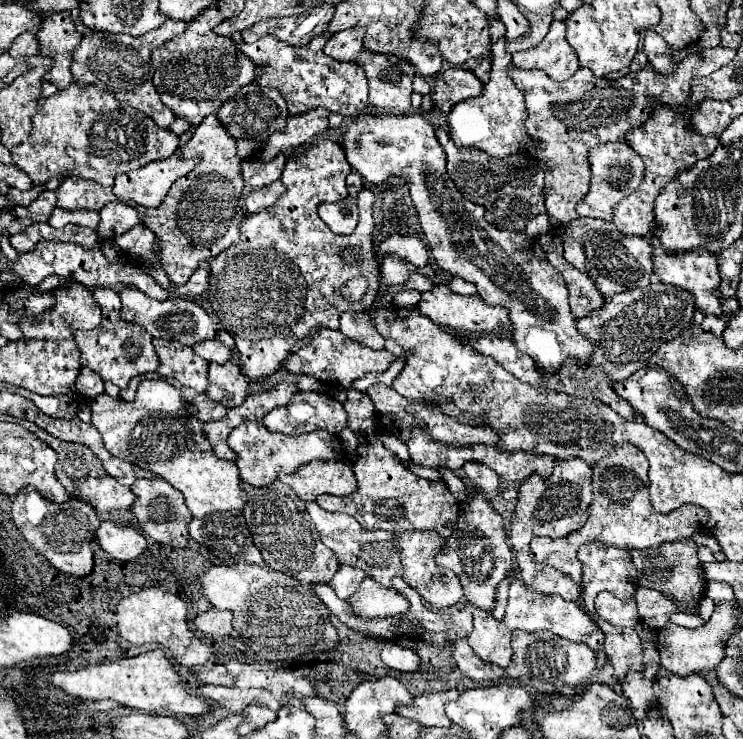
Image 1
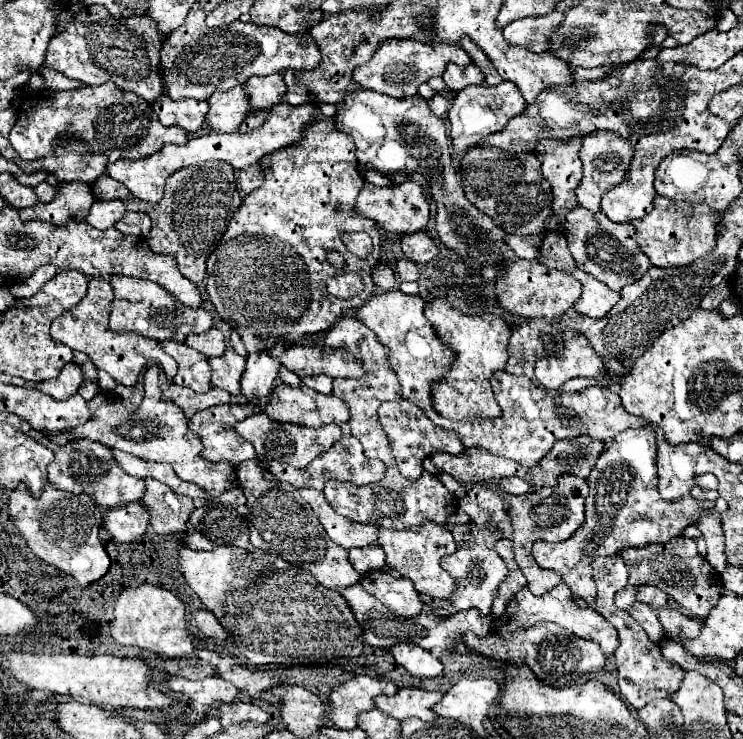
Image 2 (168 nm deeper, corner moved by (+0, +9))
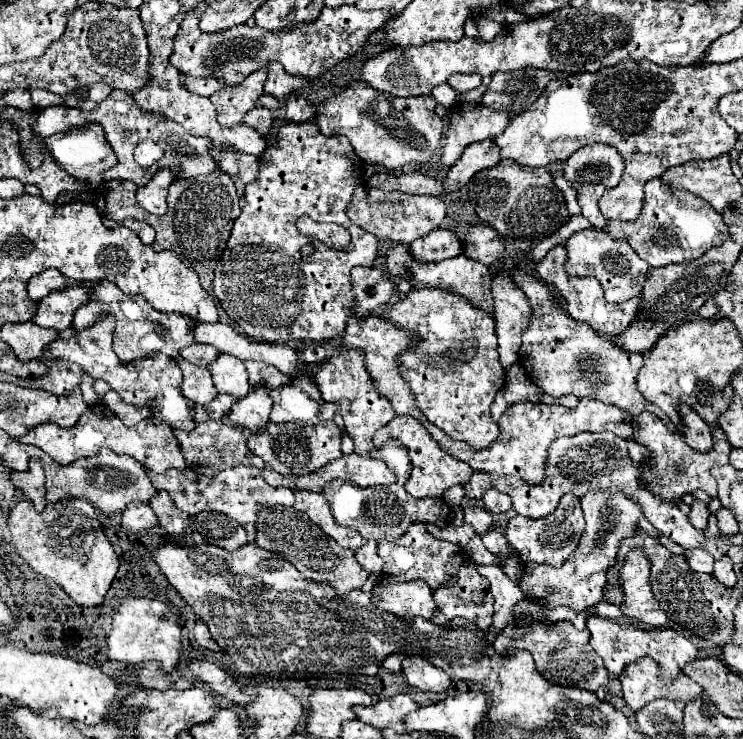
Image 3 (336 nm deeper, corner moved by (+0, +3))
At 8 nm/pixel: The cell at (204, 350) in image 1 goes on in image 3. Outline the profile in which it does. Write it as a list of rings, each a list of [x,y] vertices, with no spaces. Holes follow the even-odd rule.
[[[190,344],[180,350],[180,356],[196,366],[208,366],[208,364],[212,364],[212,360],[216,360],[218,352],[216,352],[216,348],[212,348],[208,344]]]

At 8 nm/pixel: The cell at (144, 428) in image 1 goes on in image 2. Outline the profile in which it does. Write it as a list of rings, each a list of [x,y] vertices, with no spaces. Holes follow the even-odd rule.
[[[154,364],[144,372],[144,400],[136,412],[130,412],[116,392],[104,392],[104,390],[100,390],[88,402],[88,408],[92,410],[92,420],[88,424],[76,428],[74,432],[50,436],[50,438],[56,444],[66,444],[72,438],[88,438],[88,440],[106,444],[108,448],[118,448],[134,456],[140,456],[142,460],[168,462],[182,480],[194,482],[210,498],[220,496],[224,494],[224,490],[230,490],[230,486],[234,486],[236,466],[232,462],[208,462],[202,458],[200,454],[202,442],[200,442],[200,436],[190,430],[190,420],[184,416],[184,412],[176,402],[162,398],[158,368]]]

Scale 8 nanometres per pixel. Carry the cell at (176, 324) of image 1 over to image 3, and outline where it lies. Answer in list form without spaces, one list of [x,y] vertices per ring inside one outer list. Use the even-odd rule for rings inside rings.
[[[102,280],[94,286],[94,290],[90,292],[90,298],[84,306],[80,306],[74,314],[74,328],[86,330],[95,324],[96,320],[100,320],[102,316],[114,316],[116,318],[116,328],[114,328],[114,350],[120,358],[122,364],[134,362],[134,360],[142,360],[142,358],[150,358],[156,352],[162,352],[170,358],[178,358],[178,352],[192,344],[192,324],[194,320],[188,320],[188,316],[180,316],[176,312],[172,314],[164,314],[164,312],[156,312],[142,296],[126,296],[116,284]]]

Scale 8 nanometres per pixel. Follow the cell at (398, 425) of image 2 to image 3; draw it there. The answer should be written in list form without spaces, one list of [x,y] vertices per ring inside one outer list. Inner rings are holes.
[[[396,416],[392,422],[388,422],[382,430],[376,432],[374,444],[380,448],[390,438],[398,438],[408,446],[408,454],[410,454],[410,460],[412,460],[414,468],[412,468],[410,480],[406,482],[406,490],[414,498],[440,498],[446,488],[456,486],[456,484],[466,484],[470,480],[470,476],[472,476],[472,468],[468,468],[468,464],[460,464],[458,460],[452,460],[432,440],[432,436],[428,436],[428,430],[418,420],[412,420],[410,416]]]

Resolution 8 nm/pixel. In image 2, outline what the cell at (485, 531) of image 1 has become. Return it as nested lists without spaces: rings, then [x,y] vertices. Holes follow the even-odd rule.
[[[468,522],[468,524],[454,524],[454,526],[450,526],[450,532],[454,536],[458,548],[456,548],[456,552],[452,556],[444,556],[440,560],[442,568],[448,570],[458,580],[458,590],[454,592],[450,604],[456,610],[478,608],[482,616],[488,616],[490,610],[492,610],[494,594],[496,594],[500,582],[504,582],[506,576],[508,576],[508,568],[506,568],[506,562],[496,554],[494,544],[478,544],[478,542],[482,542],[482,538],[502,538],[500,530],[498,528],[484,530],[484,528],[474,526],[474,522]]]

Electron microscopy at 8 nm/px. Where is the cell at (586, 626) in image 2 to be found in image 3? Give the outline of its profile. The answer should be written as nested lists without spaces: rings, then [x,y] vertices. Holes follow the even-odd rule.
[[[592,616],[588,618],[588,630],[592,634],[592,648],[604,658],[604,664],[608,668],[610,674],[620,676],[624,672],[624,668],[644,656],[650,656],[652,660],[658,662],[660,666],[660,678],[670,684],[674,678],[678,678],[678,674],[682,672],[682,668],[696,660],[696,646],[684,638],[680,632],[676,630],[668,630],[668,628],[660,628],[660,630],[638,630],[632,624],[618,624],[614,620],[606,620],[600,616]]]

